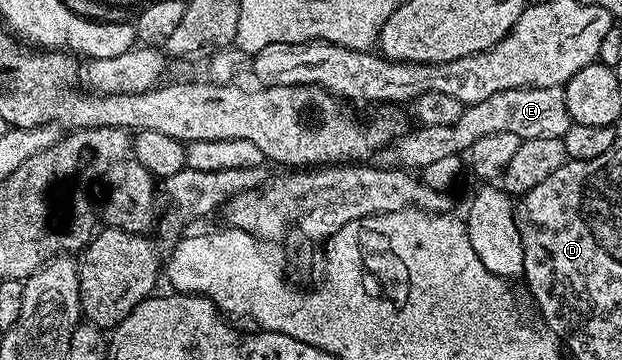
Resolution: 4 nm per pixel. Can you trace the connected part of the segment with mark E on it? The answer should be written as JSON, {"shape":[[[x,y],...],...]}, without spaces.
{"shape":[[[519,87],[494,93],[486,101],[465,106],[462,117],[450,125],[417,126],[417,131],[405,130],[399,139],[375,152],[374,159],[383,168],[422,169],[441,157],[454,157],[467,152],[469,147],[490,133],[514,133],[522,141],[534,137],[561,138],[570,120],[564,92],[558,87]]]}

